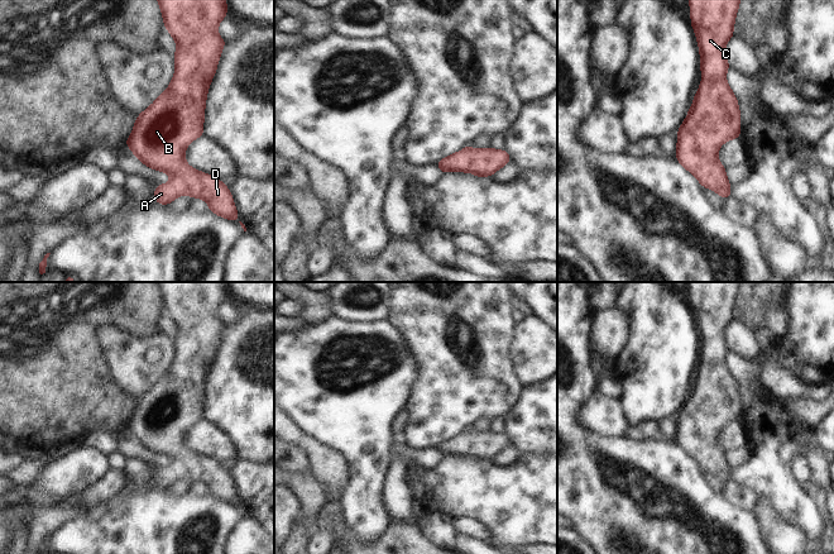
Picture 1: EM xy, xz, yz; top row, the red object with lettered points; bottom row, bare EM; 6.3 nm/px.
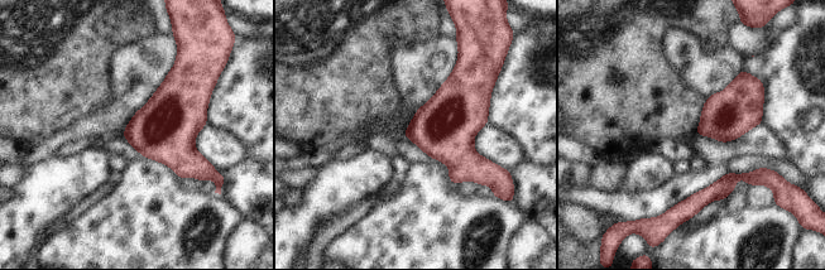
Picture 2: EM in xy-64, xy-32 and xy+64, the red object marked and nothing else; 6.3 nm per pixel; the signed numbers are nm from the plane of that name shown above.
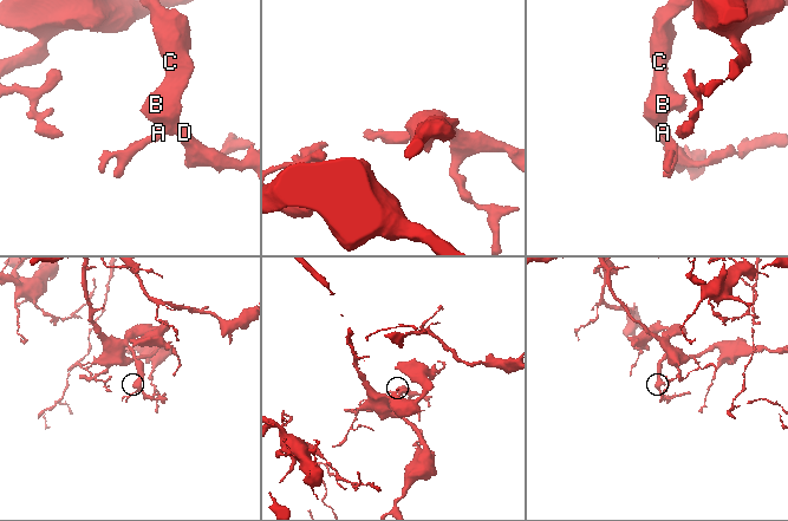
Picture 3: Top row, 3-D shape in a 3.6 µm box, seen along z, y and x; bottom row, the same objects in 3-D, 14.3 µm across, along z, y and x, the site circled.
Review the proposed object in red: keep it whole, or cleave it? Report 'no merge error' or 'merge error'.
no merge error

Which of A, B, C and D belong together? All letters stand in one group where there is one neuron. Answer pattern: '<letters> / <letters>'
A B C D

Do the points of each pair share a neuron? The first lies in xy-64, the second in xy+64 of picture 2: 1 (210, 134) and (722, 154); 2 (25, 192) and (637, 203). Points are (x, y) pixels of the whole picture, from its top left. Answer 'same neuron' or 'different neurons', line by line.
1: same neuron
2: different neurons

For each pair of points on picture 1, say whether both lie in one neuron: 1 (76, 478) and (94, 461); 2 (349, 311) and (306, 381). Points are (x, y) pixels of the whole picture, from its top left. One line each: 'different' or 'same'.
1: same
2: different

